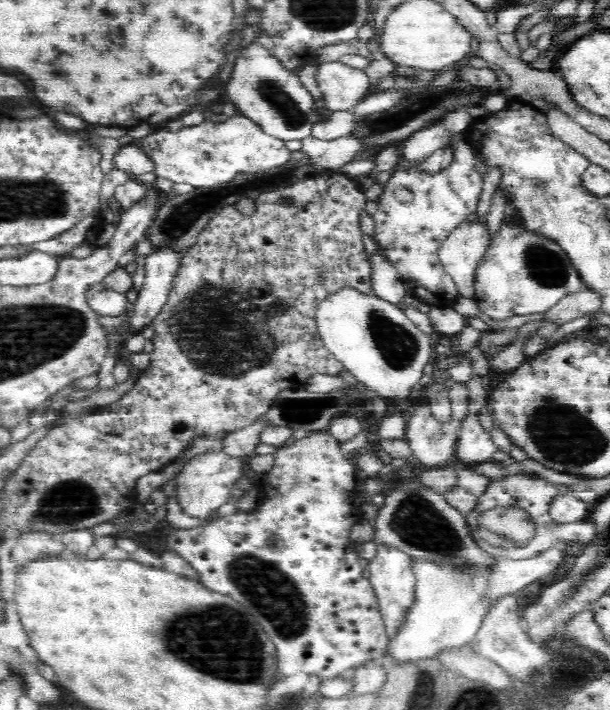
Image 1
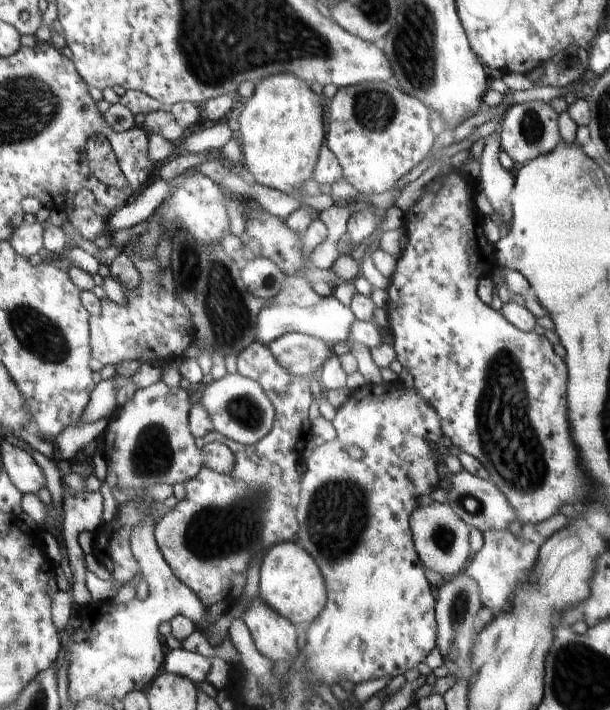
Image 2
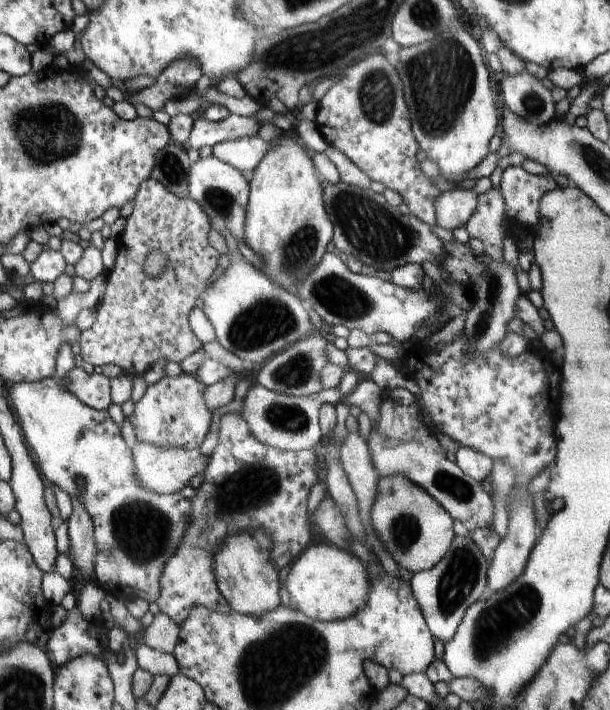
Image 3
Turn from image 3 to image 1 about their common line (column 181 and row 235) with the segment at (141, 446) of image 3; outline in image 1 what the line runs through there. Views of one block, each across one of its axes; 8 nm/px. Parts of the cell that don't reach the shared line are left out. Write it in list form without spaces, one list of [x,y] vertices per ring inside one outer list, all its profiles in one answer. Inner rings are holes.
[[[478,219],[462,222],[442,242],[438,256],[460,297],[470,299],[475,293],[475,268],[492,242],[487,222]]]

